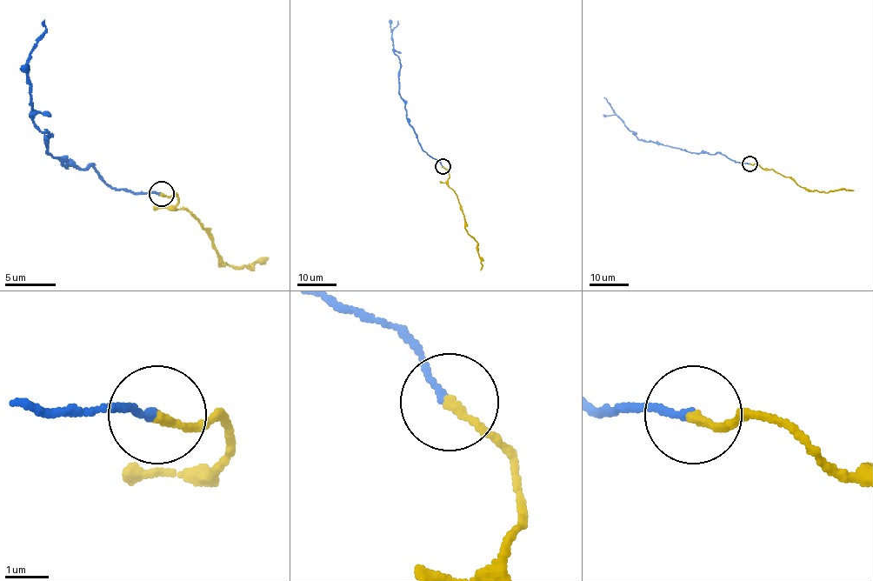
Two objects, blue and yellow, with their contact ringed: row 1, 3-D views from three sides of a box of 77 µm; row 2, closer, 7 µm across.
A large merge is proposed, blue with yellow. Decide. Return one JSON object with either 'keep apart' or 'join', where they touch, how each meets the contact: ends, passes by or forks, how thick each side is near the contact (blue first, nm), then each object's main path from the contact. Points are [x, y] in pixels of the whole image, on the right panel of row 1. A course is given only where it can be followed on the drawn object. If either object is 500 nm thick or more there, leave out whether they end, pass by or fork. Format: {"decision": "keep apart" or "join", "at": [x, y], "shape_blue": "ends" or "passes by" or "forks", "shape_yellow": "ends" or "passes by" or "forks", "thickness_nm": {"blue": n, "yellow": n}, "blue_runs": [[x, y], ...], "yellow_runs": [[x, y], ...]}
{"decision": "keep apart", "at": [749, 163], "shape_blue": "ends", "shape_yellow": "ends", "thickness_nm": {"blue": 180, "yellow": 200}, "blue_runs": [[749, 163], [735, 162], [720, 153], [692, 153], [640, 140], [615, 113], [604, 96]], "yellow_runs": [[750, 163], [789, 176], [805, 189], [826, 192], [853, 190]]}

